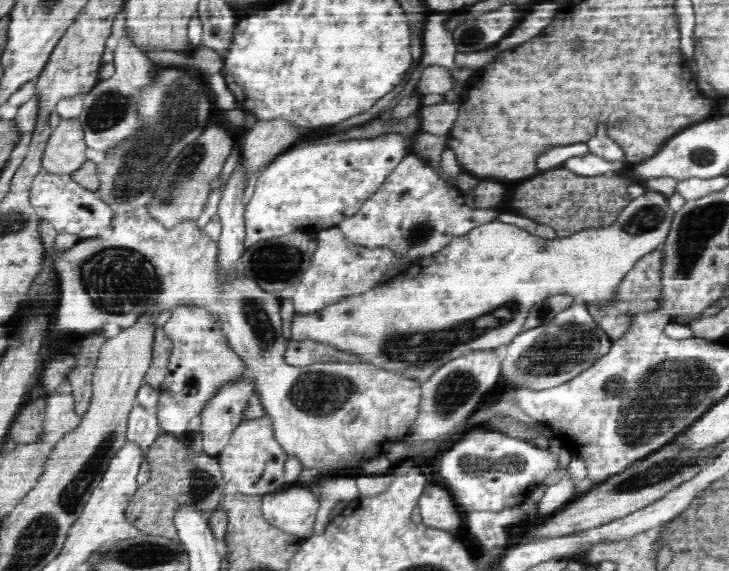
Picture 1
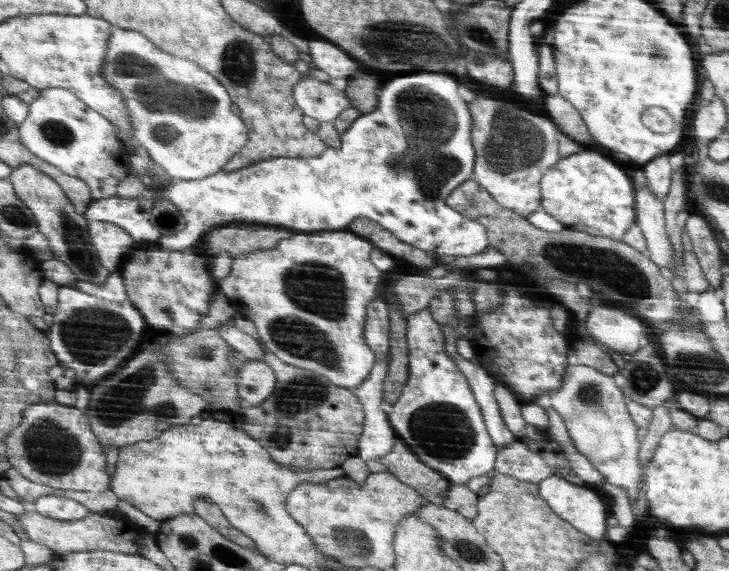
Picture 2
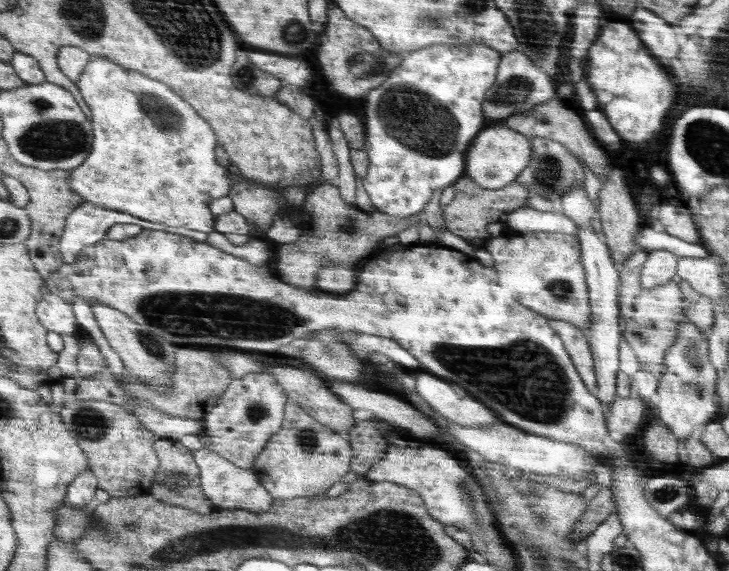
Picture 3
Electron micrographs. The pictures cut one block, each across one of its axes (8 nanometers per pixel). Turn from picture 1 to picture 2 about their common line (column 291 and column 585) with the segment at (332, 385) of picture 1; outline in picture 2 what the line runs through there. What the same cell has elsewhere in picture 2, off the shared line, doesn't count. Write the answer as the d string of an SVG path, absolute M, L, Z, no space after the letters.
M573 363L566 368L562 387L550 392L544 400L568 426L568 435L575 448L604 475L610 484L625 488L630 504L640 491L640 442L636 436L636 425L630 416L628 400L613 376L584 365Z

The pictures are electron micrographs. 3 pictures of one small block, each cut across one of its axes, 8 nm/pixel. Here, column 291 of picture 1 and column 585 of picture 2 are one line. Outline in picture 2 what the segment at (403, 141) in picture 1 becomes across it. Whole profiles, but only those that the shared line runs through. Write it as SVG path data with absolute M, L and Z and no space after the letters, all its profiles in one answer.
M580 150L561 159L562 164L556 164L554 172L541 180L540 208L561 221L565 229L621 241L637 220L628 174L598 152Z

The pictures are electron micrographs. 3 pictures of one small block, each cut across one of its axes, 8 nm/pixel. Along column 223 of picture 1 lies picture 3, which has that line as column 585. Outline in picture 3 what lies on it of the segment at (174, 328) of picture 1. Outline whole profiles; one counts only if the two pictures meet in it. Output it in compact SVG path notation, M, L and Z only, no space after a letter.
M550 319L550 328L560 336L564 349L572 358L574 369L582 376L586 388L592 390L597 385L597 378L588 333L574 324L556 319Z

